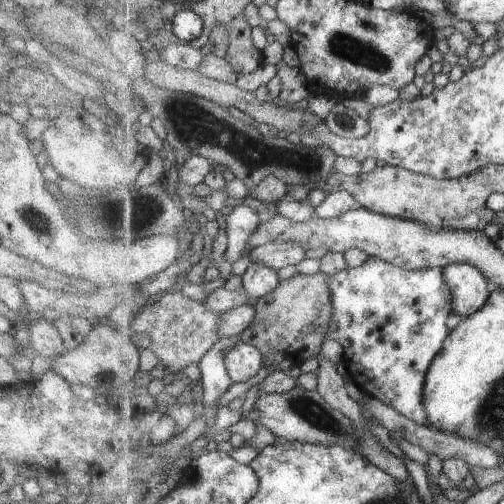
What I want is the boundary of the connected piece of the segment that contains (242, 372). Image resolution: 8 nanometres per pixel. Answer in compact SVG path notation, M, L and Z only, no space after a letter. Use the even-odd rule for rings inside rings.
M239 343L225 355L227 372L233 382L247 382L265 367L263 353L255 345Z

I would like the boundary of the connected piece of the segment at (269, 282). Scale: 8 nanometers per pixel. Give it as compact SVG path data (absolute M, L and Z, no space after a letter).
M249 262L248 268L241 276L242 287L245 288L247 296L251 296L251 302L247 306L255 308L258 300L279 286L277 271L265 262Z

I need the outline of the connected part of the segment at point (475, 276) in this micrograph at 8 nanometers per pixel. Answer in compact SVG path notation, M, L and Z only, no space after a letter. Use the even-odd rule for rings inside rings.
M451 264L445 268L443 278L453 294L453 314L467 318L481 310L497 286L487 280L487 276L467 264Z

